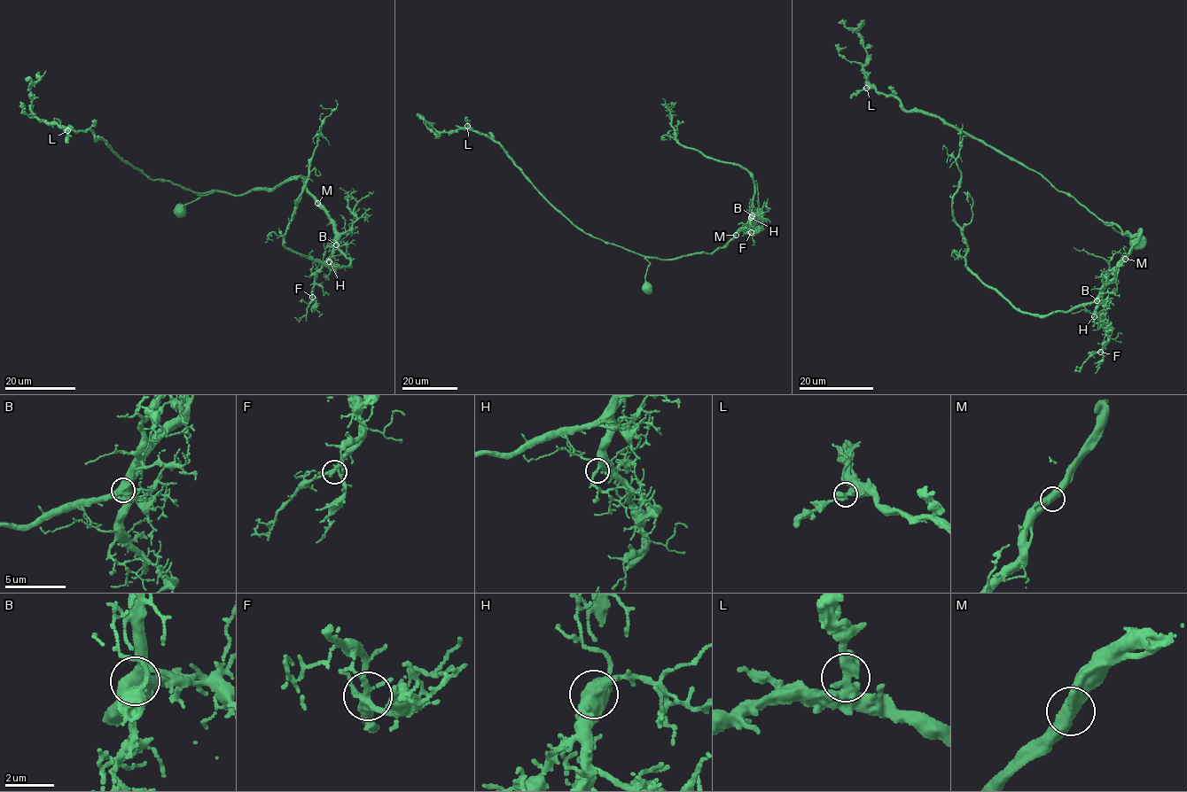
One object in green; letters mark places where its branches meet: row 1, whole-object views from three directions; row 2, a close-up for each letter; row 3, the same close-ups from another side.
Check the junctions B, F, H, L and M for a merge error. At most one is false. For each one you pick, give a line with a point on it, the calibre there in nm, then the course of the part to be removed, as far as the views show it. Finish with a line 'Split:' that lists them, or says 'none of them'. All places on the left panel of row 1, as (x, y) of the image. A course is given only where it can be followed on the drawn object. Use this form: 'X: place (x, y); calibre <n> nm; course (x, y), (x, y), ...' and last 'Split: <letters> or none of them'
Split: none of them

